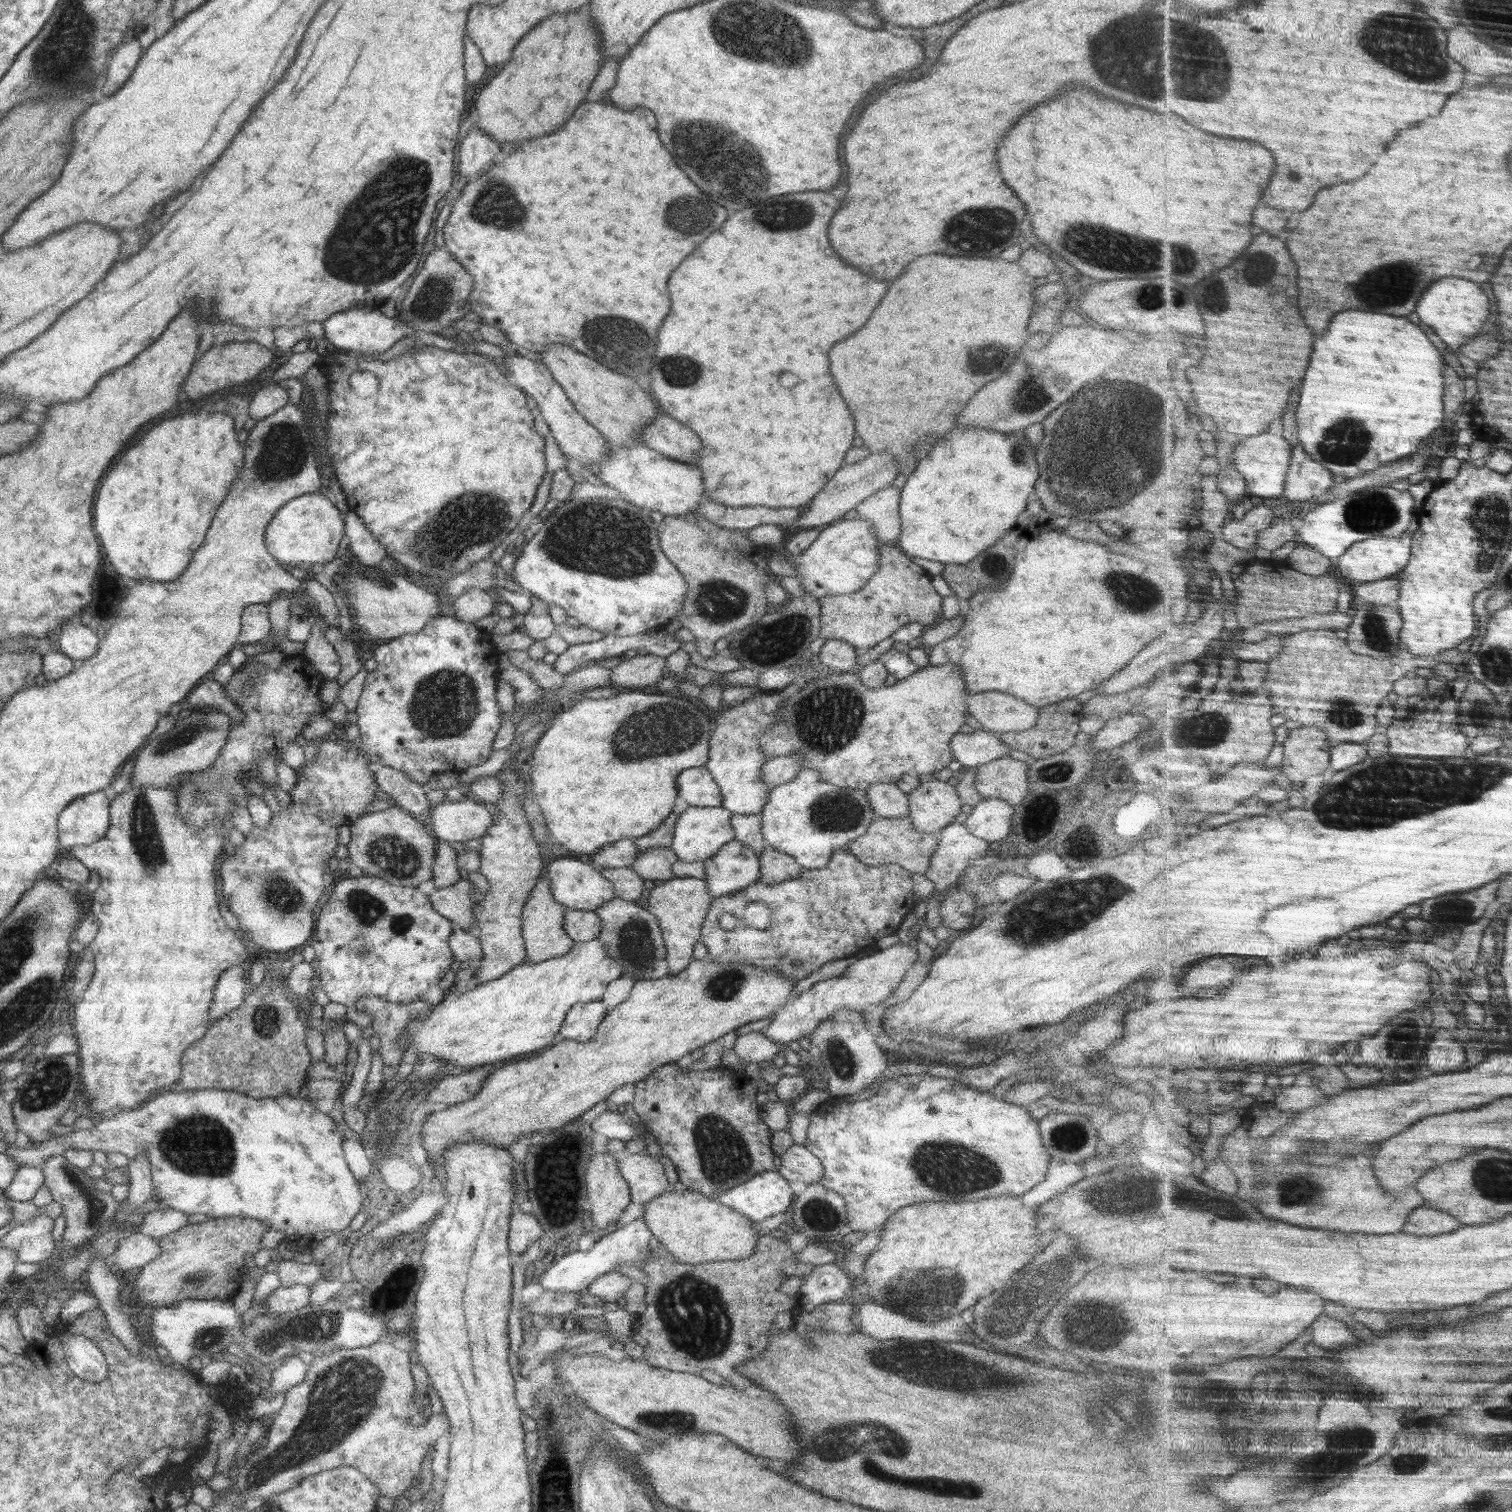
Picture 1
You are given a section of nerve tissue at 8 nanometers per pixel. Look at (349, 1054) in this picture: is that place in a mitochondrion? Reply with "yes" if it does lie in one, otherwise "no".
no

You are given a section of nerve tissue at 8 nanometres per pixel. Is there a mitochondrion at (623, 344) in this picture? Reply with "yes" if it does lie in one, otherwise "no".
yes

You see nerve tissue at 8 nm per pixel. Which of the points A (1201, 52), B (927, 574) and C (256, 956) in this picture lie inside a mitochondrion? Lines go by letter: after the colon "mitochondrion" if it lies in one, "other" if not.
A: mitochondrion
B: other
C: other

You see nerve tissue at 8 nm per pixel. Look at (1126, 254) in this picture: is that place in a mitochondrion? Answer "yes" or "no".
yes

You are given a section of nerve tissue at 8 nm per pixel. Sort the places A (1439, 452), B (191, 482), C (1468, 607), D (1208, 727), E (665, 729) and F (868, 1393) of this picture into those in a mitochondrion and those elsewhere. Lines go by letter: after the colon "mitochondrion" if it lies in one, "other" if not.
A: other
B: other
C: other
D: mitochondrion
E: mitochondrion
F: other

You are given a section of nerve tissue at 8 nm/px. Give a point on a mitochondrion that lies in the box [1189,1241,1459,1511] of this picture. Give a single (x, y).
(1348, 1447)

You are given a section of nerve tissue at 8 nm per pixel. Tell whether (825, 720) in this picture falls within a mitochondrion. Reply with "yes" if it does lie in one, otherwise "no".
yes

